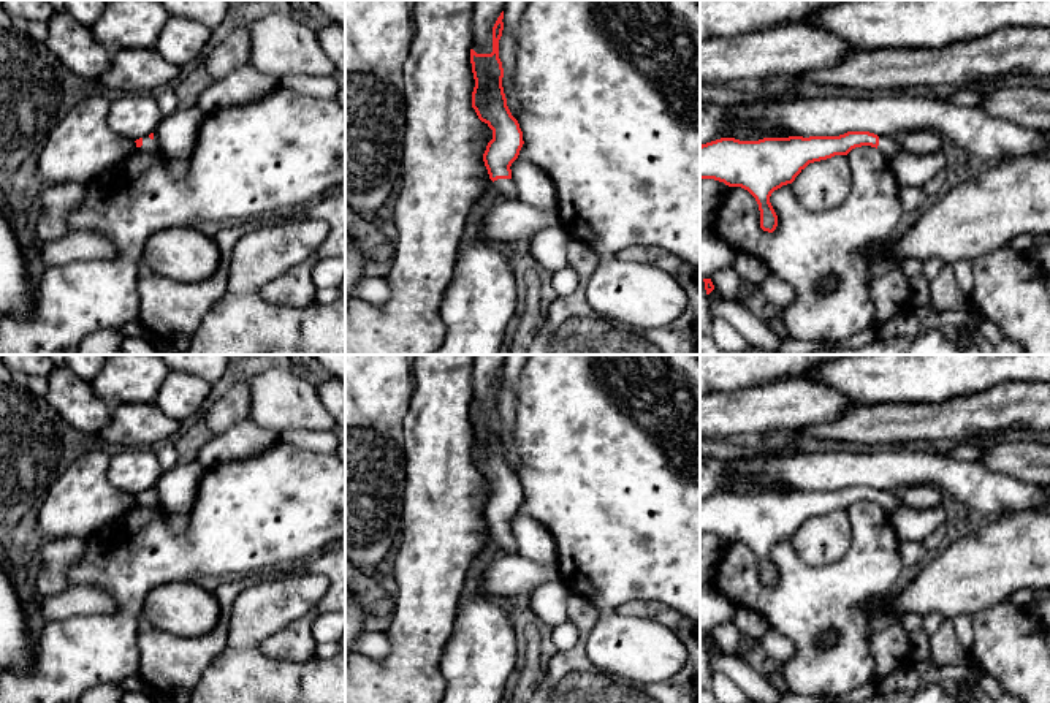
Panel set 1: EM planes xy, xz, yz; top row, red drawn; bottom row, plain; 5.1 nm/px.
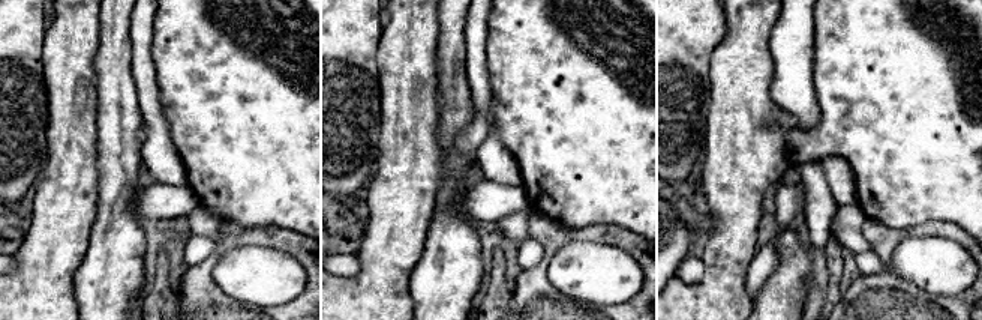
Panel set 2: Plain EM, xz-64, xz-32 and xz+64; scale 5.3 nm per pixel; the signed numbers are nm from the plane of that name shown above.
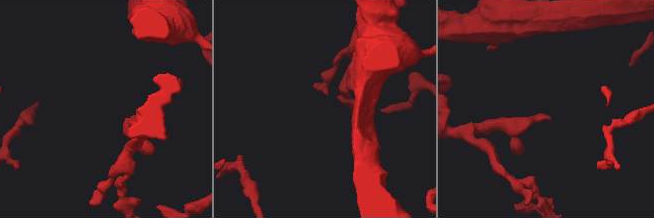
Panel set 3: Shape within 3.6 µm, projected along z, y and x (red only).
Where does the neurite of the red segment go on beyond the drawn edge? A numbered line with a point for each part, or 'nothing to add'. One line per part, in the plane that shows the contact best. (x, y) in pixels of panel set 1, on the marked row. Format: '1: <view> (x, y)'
1: xz (504, 189)

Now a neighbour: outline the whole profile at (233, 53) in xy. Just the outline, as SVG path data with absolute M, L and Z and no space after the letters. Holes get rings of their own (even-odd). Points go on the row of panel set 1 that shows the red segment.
M242 25L230 32L225 40L217 44L203 62L211 79L222 79L228 73L250 62L250 32L249 25Z

